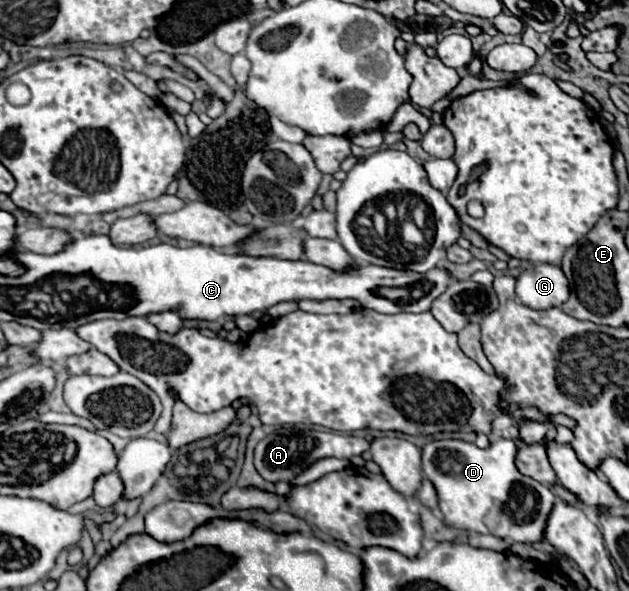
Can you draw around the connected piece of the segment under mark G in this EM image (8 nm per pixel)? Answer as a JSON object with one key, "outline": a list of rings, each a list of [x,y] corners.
{"outline":[[[540,263],[520,273],[516,295],[532,309],[560,307],[568,299],[568,279],[558,265]]]}

